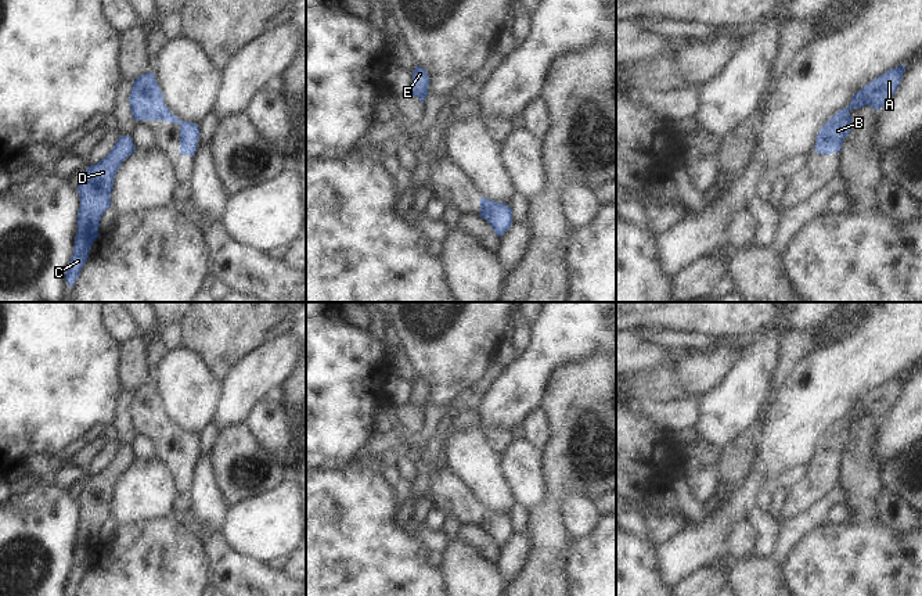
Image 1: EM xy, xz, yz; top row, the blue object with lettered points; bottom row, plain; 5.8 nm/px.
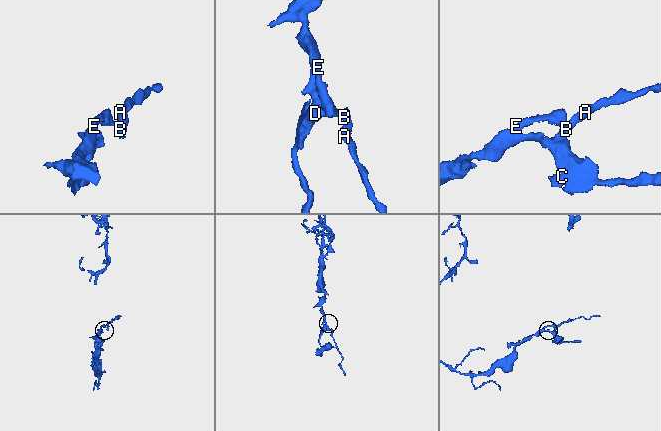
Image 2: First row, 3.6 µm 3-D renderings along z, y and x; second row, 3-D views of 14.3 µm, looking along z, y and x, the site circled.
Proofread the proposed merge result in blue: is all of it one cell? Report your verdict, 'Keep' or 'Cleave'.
Keep

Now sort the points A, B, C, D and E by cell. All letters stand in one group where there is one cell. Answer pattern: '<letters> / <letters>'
A B C D E

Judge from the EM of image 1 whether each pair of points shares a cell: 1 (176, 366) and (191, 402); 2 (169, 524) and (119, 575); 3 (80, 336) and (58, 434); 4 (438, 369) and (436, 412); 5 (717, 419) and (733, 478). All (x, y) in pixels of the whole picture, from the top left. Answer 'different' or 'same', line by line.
1: same
2: same
3: same
4: different
5: different

